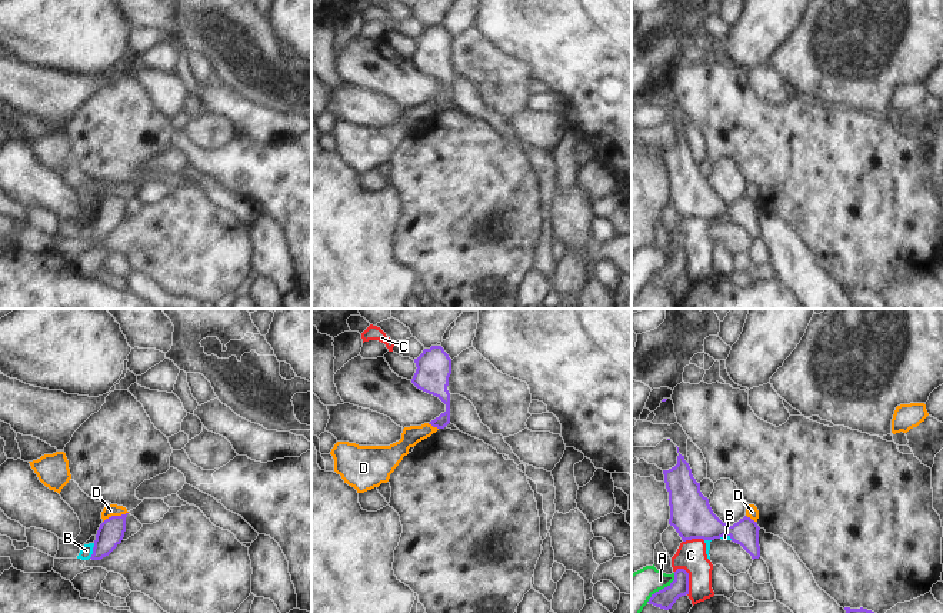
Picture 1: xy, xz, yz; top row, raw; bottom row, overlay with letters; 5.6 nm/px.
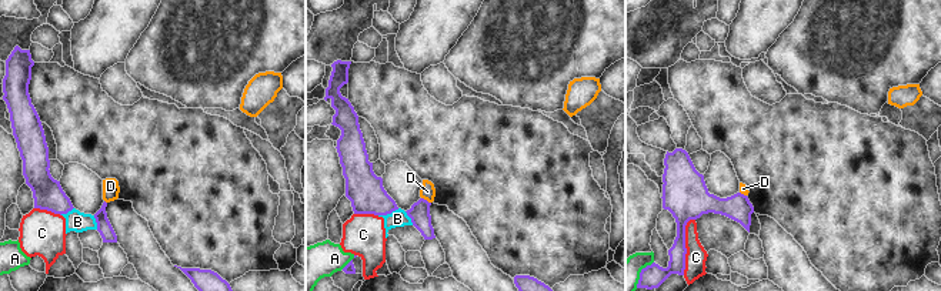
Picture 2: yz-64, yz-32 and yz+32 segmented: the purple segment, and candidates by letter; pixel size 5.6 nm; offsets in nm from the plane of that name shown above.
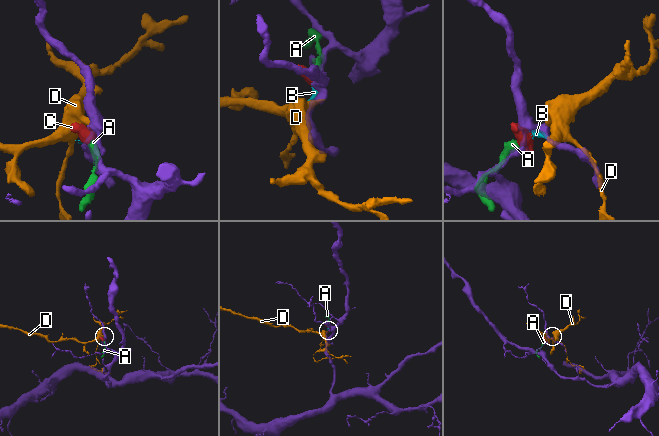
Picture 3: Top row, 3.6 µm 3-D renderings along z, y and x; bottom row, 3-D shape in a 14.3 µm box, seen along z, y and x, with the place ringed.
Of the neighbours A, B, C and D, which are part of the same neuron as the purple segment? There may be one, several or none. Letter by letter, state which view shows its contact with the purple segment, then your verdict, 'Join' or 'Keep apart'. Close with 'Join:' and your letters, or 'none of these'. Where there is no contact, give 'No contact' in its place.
A: Touches purple in yz. Keep apart
B: Touches purple in xy. Keep apart
C: Touches purple in yz. Keep apart
D: Touches purple in xy. Keep apart
Join: none of these.

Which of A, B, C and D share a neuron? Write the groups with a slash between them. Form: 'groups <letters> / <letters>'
groups A B C / D

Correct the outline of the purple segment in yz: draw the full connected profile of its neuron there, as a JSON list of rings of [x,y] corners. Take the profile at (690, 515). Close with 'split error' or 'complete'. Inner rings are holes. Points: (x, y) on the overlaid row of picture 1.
[[[679,453],[677,464],[663,470],[669,492],[669,524],[676,529],[683,542],[692,539],[714,540],[729,536],[740,544],[752,559],[760,557],[759,530],[754,520],[744,516],[733,526],[723,523],[712,510],[709,499],[700,492],[700,483],[692,474],[684,456]]]; complete

